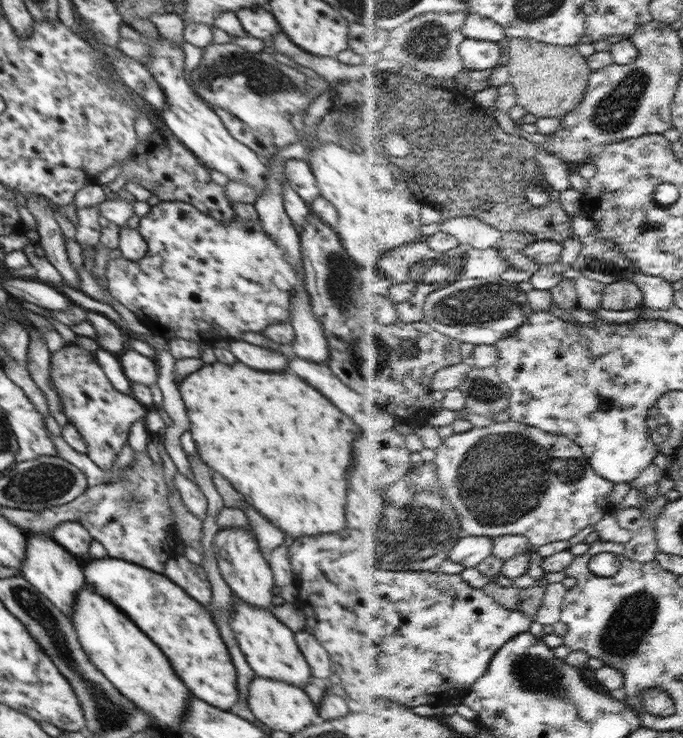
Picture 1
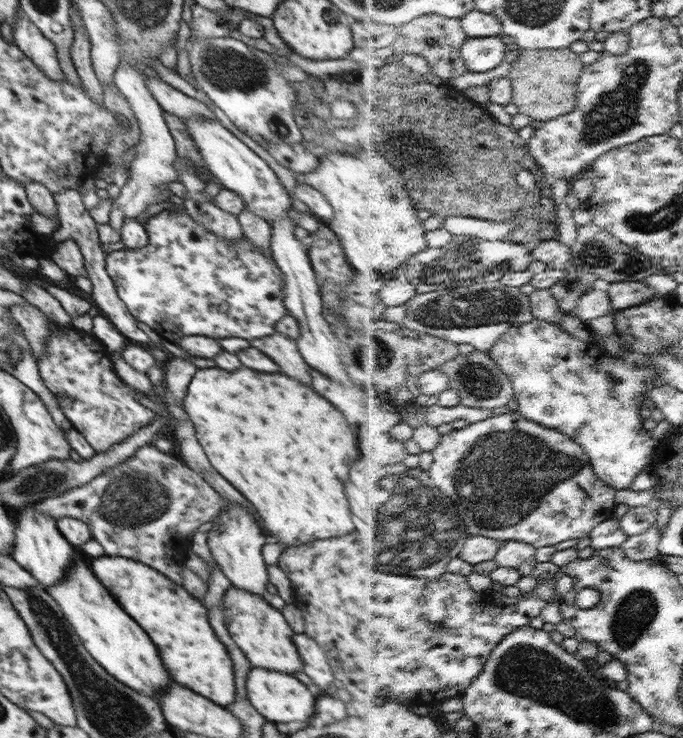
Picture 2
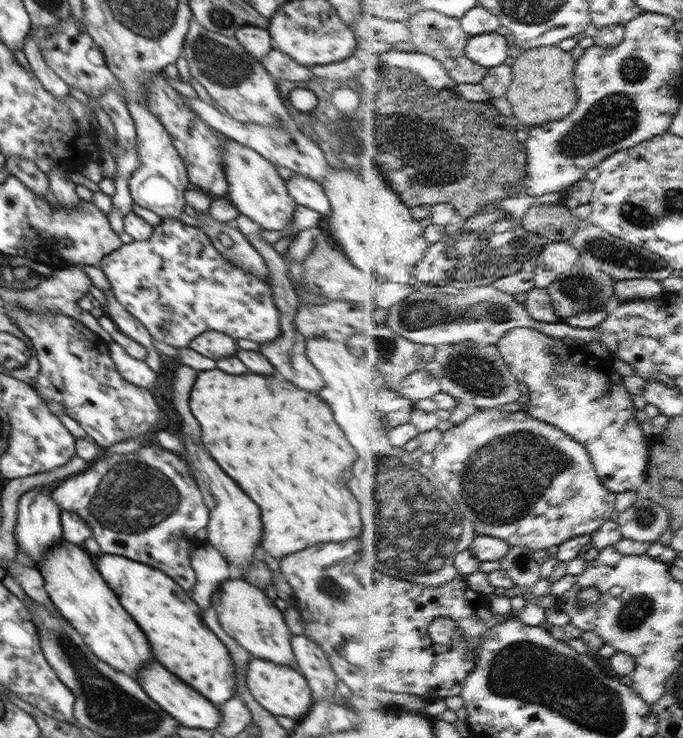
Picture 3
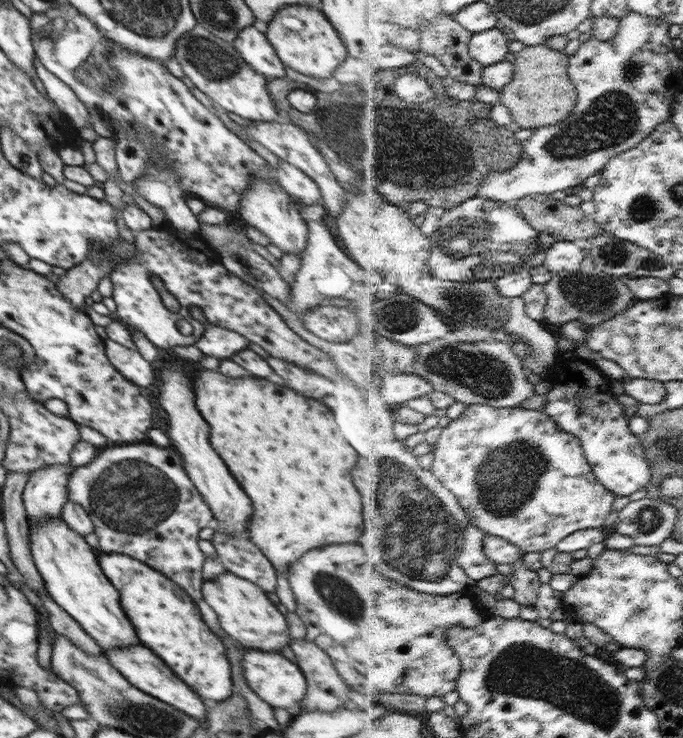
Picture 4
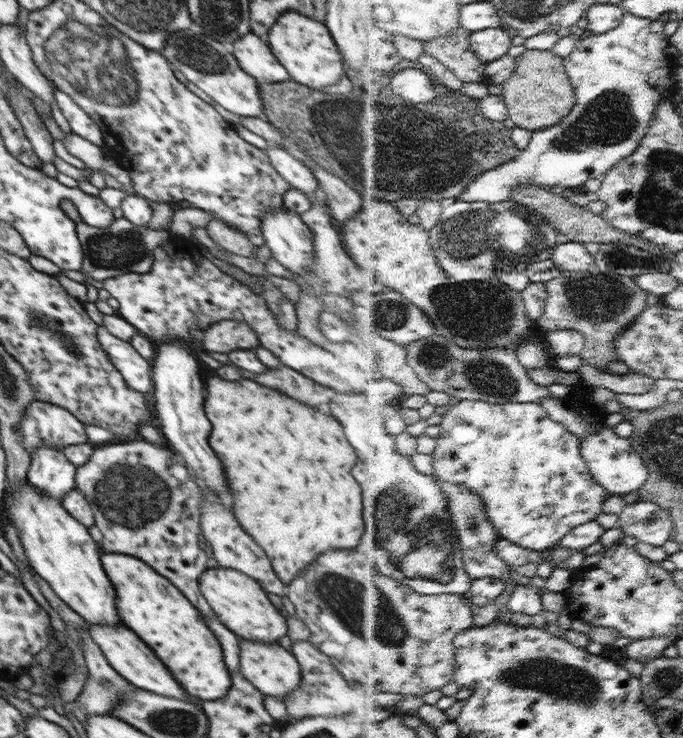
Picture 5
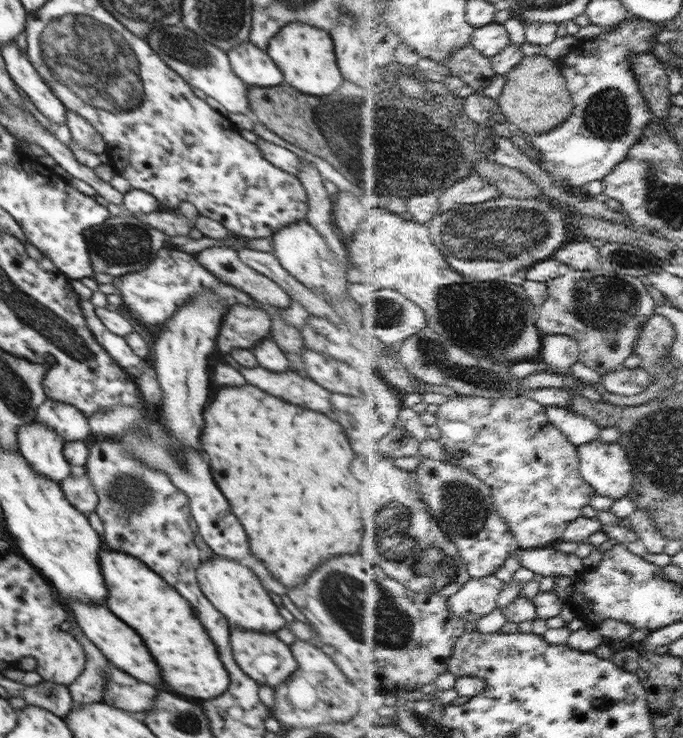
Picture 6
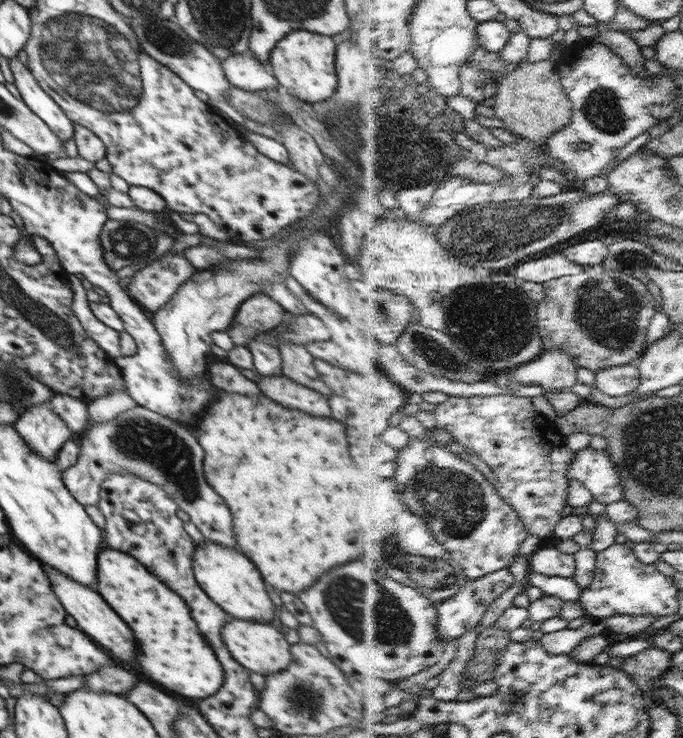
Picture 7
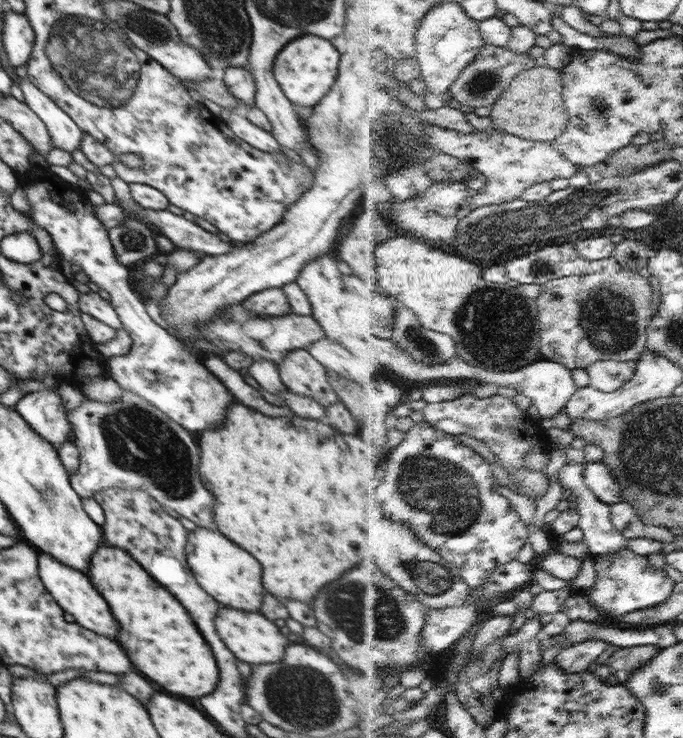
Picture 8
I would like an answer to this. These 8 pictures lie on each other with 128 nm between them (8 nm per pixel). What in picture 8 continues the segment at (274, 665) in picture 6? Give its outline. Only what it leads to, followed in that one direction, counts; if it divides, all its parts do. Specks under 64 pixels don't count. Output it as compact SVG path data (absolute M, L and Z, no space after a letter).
M220 608L218 614L220 614L216 616L218 636L224 640L228 650L234 652L236 658L248 664L274 664L284 658L284 652L290 641L280 622L272 624L262 614L240 612L240 610L230 610L230 608Z

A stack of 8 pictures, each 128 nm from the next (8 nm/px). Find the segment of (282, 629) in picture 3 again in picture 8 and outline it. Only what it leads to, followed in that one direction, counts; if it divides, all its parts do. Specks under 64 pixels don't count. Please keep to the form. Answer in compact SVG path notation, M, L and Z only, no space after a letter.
M200 527L187 532L186 560L196 582L220 604L246 612L258 612L262 608L264 588L260 582L260 564L222 533Z

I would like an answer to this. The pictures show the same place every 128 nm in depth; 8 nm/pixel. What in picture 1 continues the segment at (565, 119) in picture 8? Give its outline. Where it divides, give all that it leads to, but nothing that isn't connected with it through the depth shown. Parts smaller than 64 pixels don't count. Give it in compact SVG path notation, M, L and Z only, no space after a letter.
M512 37L508 51L511 83L516 87L519 104L529 113L539 118L564 118L584 102L593 68L579 45L555 45L538 39Z

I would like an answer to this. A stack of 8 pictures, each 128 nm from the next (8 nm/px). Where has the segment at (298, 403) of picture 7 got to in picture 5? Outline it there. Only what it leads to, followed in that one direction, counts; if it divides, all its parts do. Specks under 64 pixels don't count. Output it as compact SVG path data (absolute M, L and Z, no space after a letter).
M285 365L268 370L268 374L256 376L256 382L270 386L270 388L276 388L276 390L280 390L280 392L284 392L304 404L310 404L310 406L328 404L337 396L332 388L316 383Z

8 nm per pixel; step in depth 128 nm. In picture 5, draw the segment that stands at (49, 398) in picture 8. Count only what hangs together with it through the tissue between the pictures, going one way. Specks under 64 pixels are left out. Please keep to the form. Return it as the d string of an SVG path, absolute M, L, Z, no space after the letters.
M42 446L30 458L27 480L36 493L61 502L75 488L77 466L66 458L63 450Z

